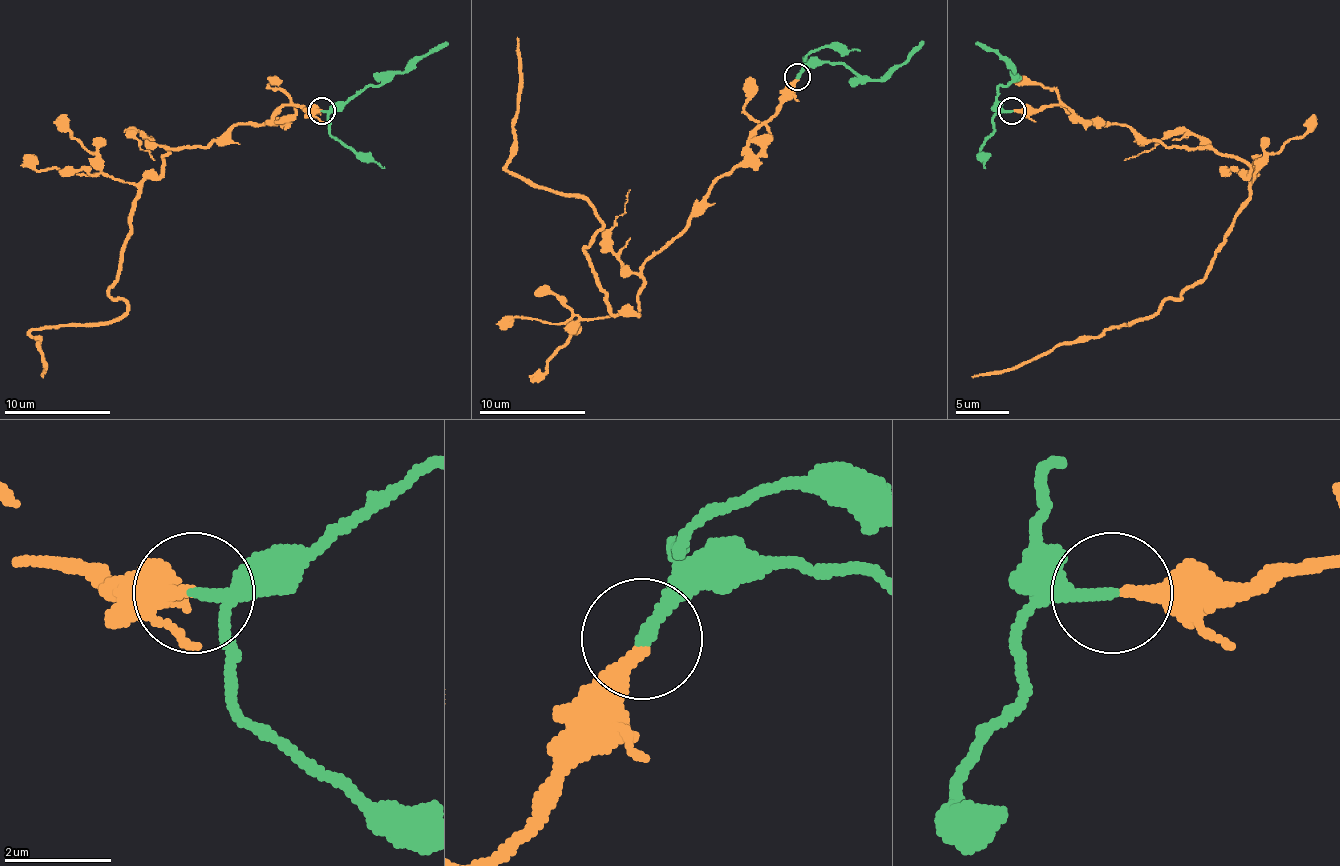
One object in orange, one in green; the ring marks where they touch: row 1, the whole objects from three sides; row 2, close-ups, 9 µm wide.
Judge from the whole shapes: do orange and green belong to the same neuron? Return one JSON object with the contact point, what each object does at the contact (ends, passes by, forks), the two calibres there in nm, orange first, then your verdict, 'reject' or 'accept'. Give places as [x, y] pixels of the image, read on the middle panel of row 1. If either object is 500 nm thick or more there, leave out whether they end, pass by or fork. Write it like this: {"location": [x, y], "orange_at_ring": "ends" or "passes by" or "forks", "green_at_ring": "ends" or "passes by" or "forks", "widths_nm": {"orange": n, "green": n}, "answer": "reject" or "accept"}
{"location": [797, 77], "orange_at_ring": "ends", "green_at_ring": "ends", "widths_nm": {"orange": 280, "green": 240}, "answer": "accept"}

